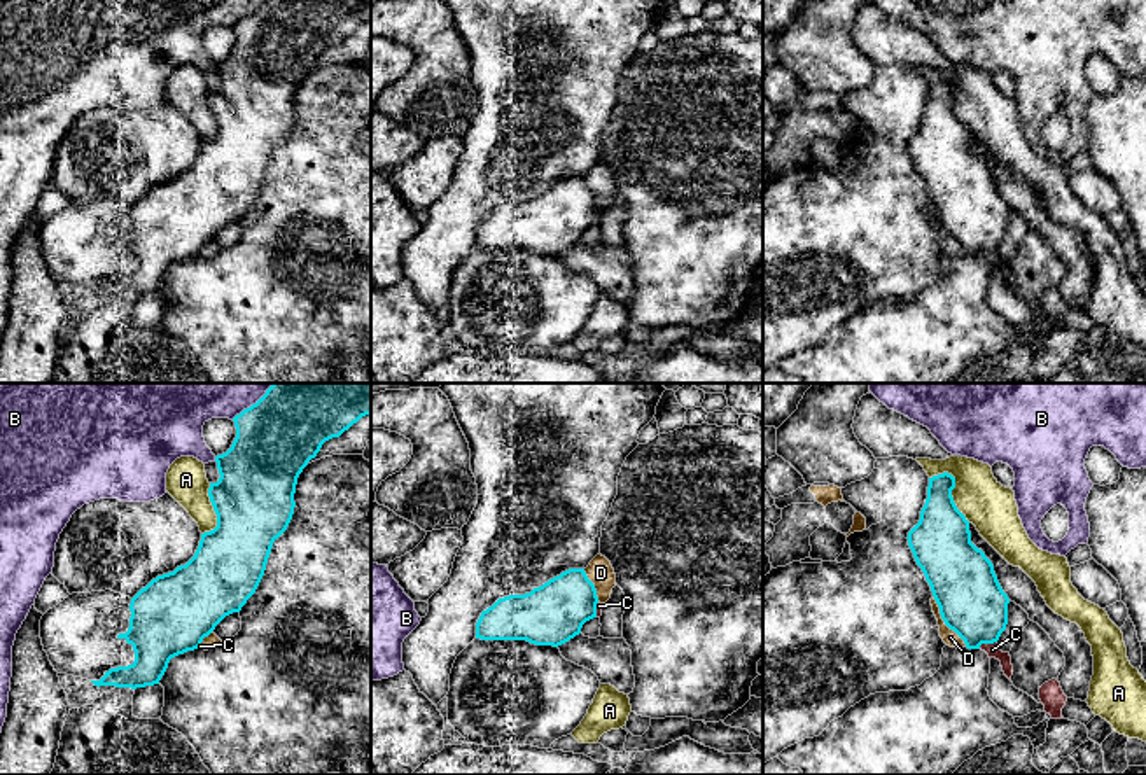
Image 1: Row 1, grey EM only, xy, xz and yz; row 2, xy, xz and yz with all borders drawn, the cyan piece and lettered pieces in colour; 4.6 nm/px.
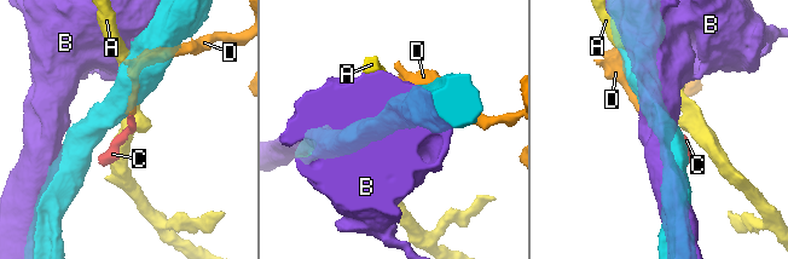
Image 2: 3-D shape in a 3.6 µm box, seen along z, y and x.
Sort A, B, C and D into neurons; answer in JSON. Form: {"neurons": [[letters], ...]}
{"neurons": [["A"], ["B"], ["C", "D"]]}

